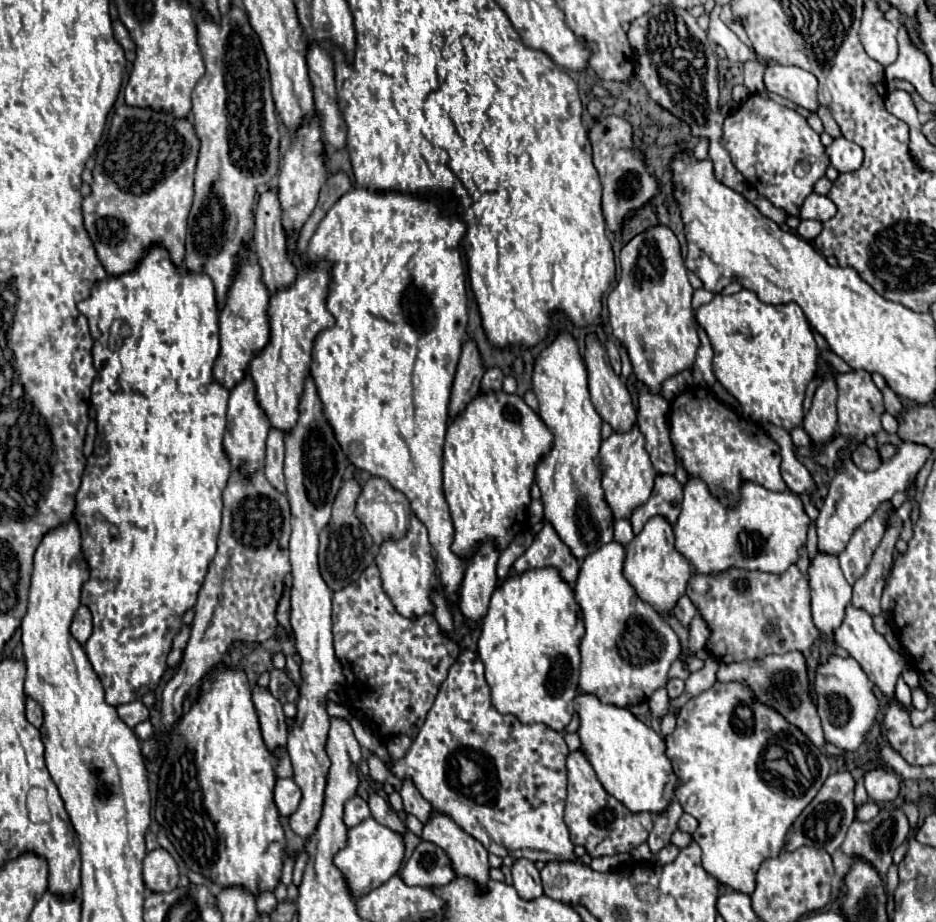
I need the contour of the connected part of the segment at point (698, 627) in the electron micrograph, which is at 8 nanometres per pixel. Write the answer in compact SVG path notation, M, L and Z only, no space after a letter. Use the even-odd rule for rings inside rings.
M701 613L695 615L695 621L689 625L689 653L695 655L699 649L707 645L711 637L711 629L707 627L707 621L701 617Z

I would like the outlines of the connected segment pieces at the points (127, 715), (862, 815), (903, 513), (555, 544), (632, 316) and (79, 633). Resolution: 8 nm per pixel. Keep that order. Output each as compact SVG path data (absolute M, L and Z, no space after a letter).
M133 701L133 703L127 703L127 705L119 705L119 707L117 707L117 713L119 713L119 717L121 717L131 729L135 729L141 721L149 719L149 709L147 709L141 701Z
M869 801L859 807L860 808L857 808L856 811L856 818L857 820L863 822L870 821L871 819L876 817L881 811L880 805L873 801Z
M909 489L907 495L911 497L911 501L905 503L903 507L899 507L891 515L891 527L885 531L885 537L883 537L879 549L875 551L867 573L853 585L853 607L865 609L871 617L881 615L881 593L885 587L885 579L891 571L895 541L899 537L903 519L909 519L911 509L913 509L913 495L915 495L913 489Z
M547 523L537 535L537 539L533 541L533 545L513 563L513 571L521 575L525 571L541 569L541 567L557 569L559 577L571 587L575 587L575 577L579 575L579 561L571 557L567 545L563 545L555 529L551 529L551 525Z
M663 225L651 227L645 233L633 237L621 249L621 279L607 297L609 325L613 329L613 337L625 347L631 359L635 379L641 381L653 395L661 393L665 379L691 369L695 363L695 355L697 355L697 349L701 347L701 341L699 341L695 319L693 319L691 297L693 297L693 287L687 279L687 267L683 265L679 241L671 229Z
M79 607L75 617L73 617L73 623L71 623L71 635L81 643L85 645L85 641L91 637L91 613L87 607Z

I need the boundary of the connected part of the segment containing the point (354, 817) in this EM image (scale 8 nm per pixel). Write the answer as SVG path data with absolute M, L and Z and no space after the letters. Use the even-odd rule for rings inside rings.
M359 795L351 797L351 799L345 803L345 819L343 819L345 825L355 827L355 825L359 825L363 819L367 819L369 815L371 815L369 805L367 805L367 801L361 799Z

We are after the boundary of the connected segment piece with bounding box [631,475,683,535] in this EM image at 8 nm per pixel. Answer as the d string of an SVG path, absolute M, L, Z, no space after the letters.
M659 475L655 479L655 487L649 501L637 507L631 515L633 533L637 535L645 527L645 523L657 515L665 517L671 525L675 525L681 513L681 503L683 503L683 487L677 483L677 479L673 475Z

